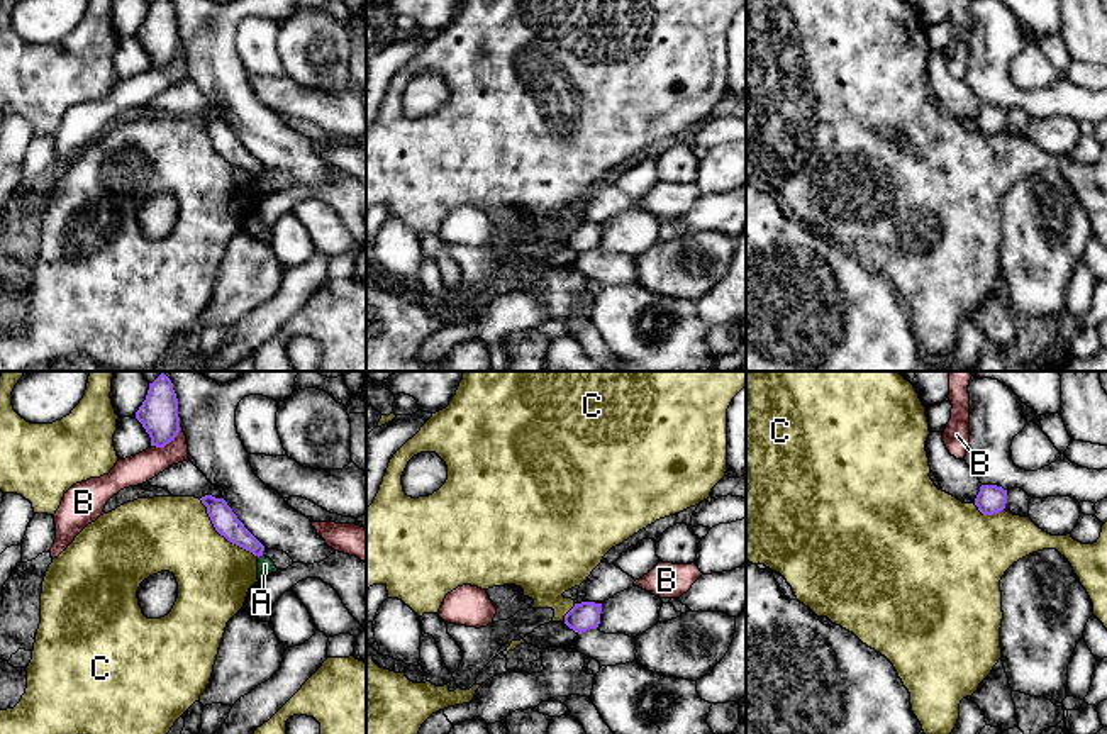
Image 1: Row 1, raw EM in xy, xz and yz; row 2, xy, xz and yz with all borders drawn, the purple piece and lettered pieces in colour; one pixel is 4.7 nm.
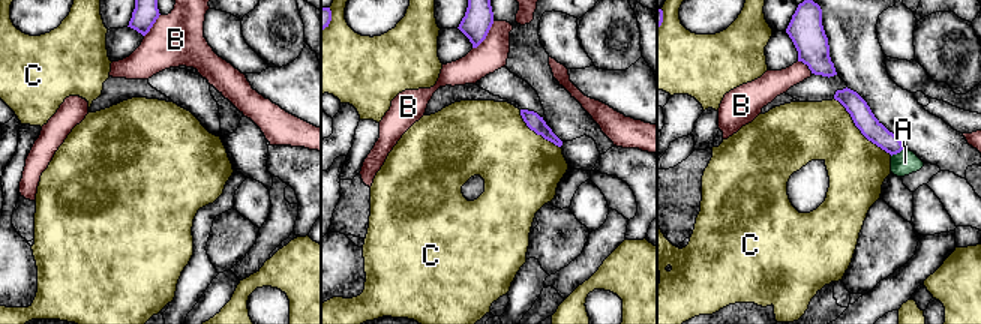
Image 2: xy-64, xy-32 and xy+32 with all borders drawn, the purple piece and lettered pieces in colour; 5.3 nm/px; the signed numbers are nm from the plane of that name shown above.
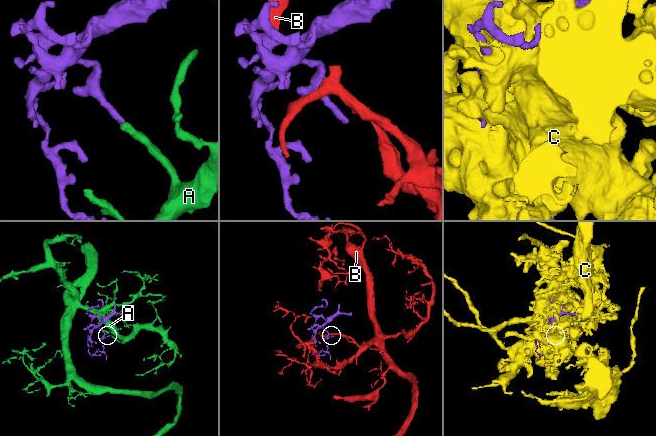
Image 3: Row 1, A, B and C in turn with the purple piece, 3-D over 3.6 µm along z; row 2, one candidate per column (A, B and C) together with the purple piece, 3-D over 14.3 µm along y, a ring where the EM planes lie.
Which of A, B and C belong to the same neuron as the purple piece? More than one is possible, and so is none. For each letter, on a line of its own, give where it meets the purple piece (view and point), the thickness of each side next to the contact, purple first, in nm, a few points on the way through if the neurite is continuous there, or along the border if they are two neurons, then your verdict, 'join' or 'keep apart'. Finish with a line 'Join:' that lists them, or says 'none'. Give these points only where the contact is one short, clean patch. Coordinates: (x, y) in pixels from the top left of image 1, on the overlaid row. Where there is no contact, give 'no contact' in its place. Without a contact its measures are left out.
A: xy (260, 555) | 120/80 nm | along xy (261, 555), (258, 558) | keep apart
B: xy (168, 443) | 190/140 nm | along xy (180, 426), (180, 431), (168, 443), (151, 446) | keep apart
C: xy (222, 534) | 120/360 nm | keep apart
Join: none

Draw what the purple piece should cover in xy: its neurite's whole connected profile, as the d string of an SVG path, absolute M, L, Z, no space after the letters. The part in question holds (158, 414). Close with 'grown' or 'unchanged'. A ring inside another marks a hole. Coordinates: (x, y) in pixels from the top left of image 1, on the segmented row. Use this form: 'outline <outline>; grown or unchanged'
outline M164 373L149 383L146 400L136 412L136 419L149 434L151 446L164 448L175 441L180 432L178 398Z; unchanged

